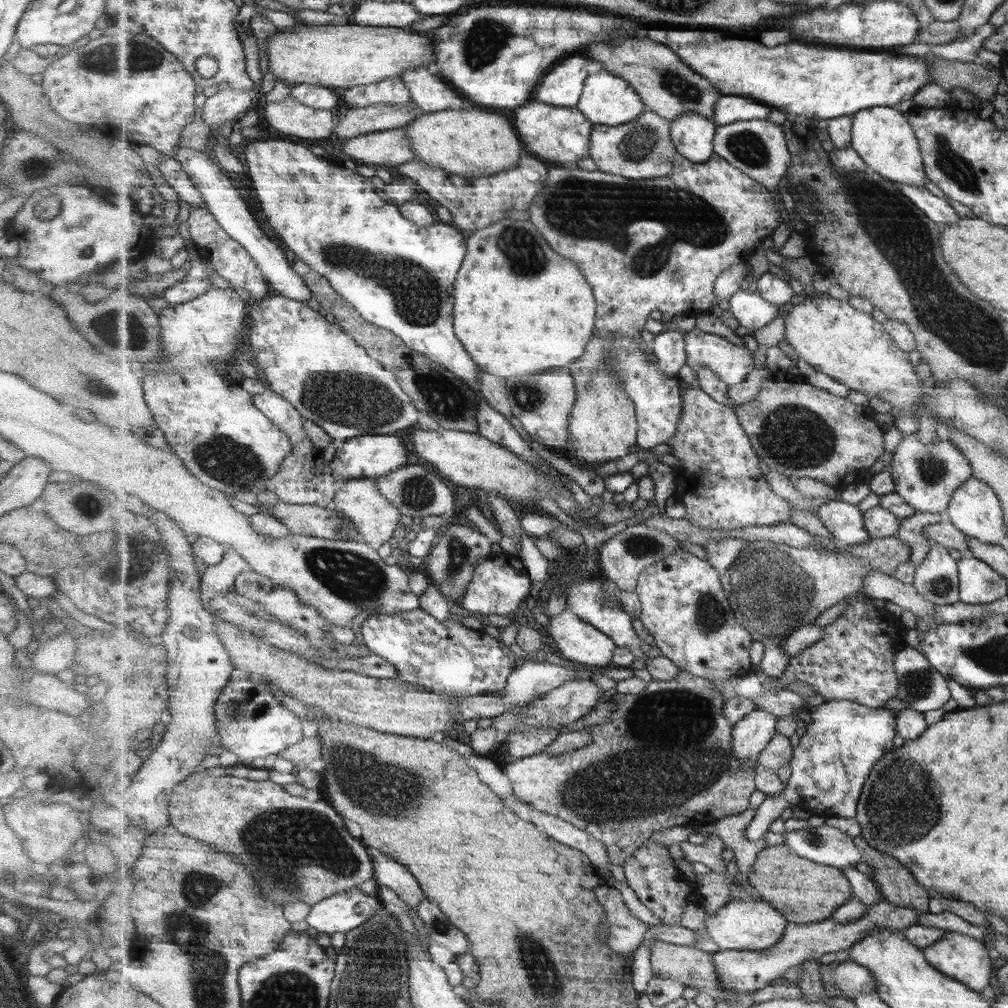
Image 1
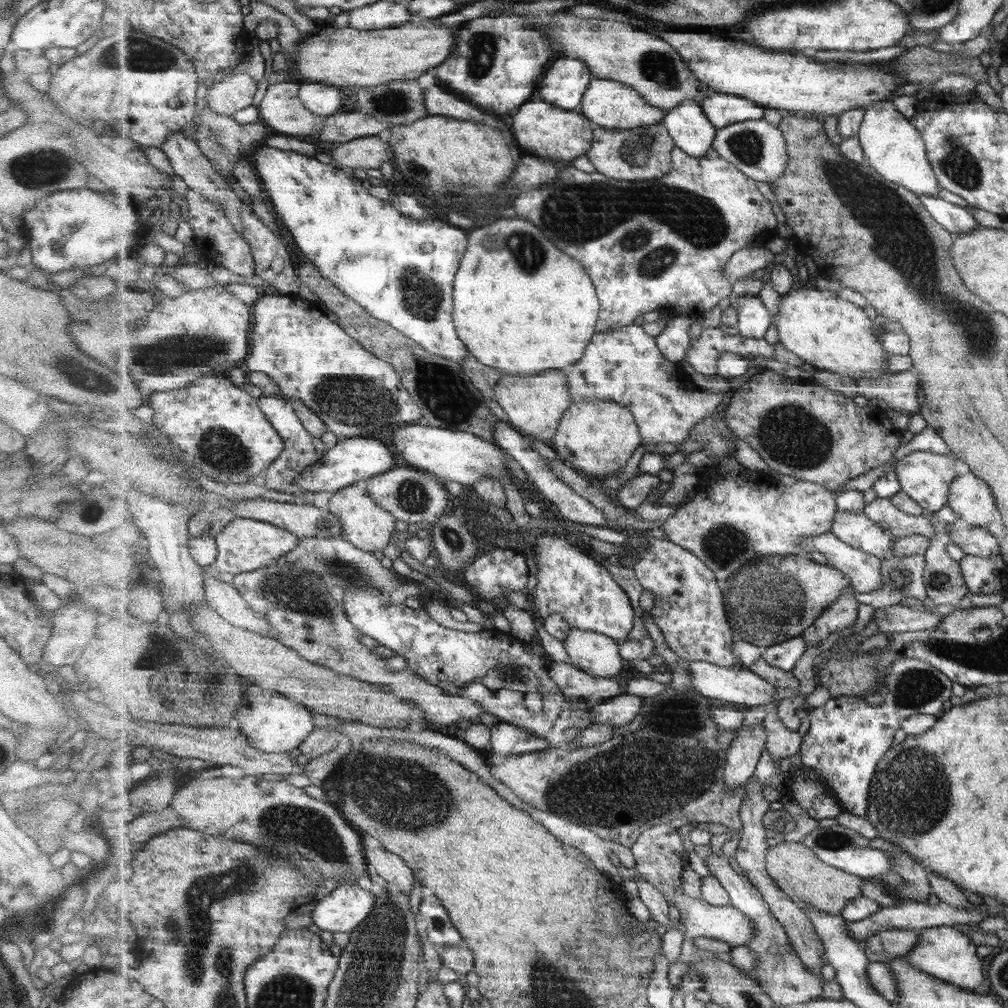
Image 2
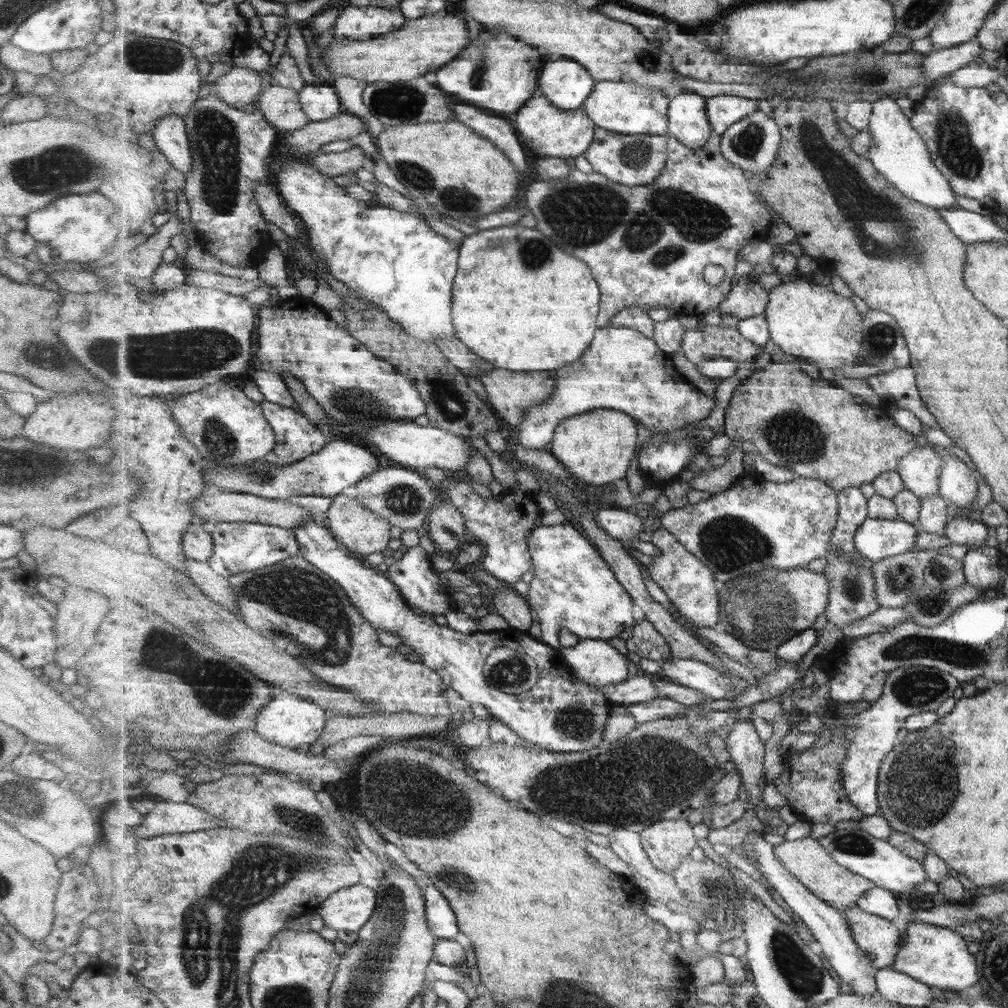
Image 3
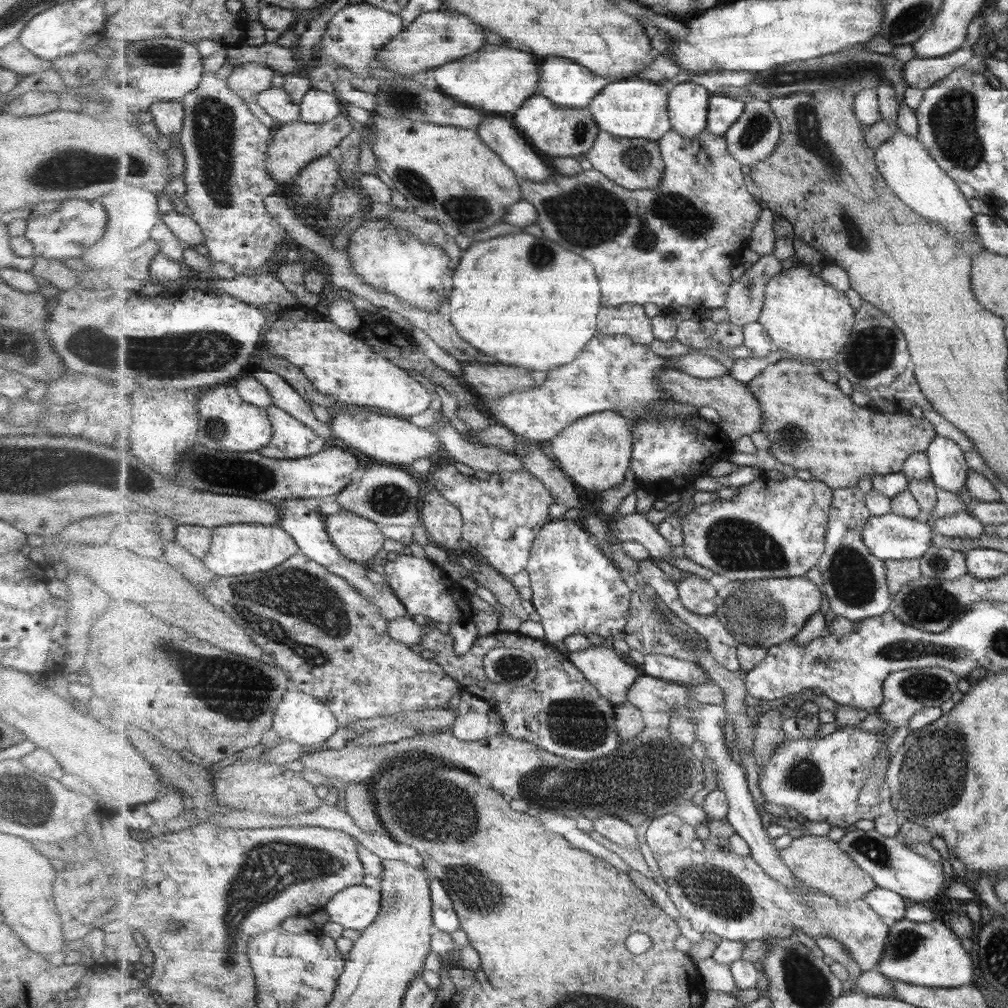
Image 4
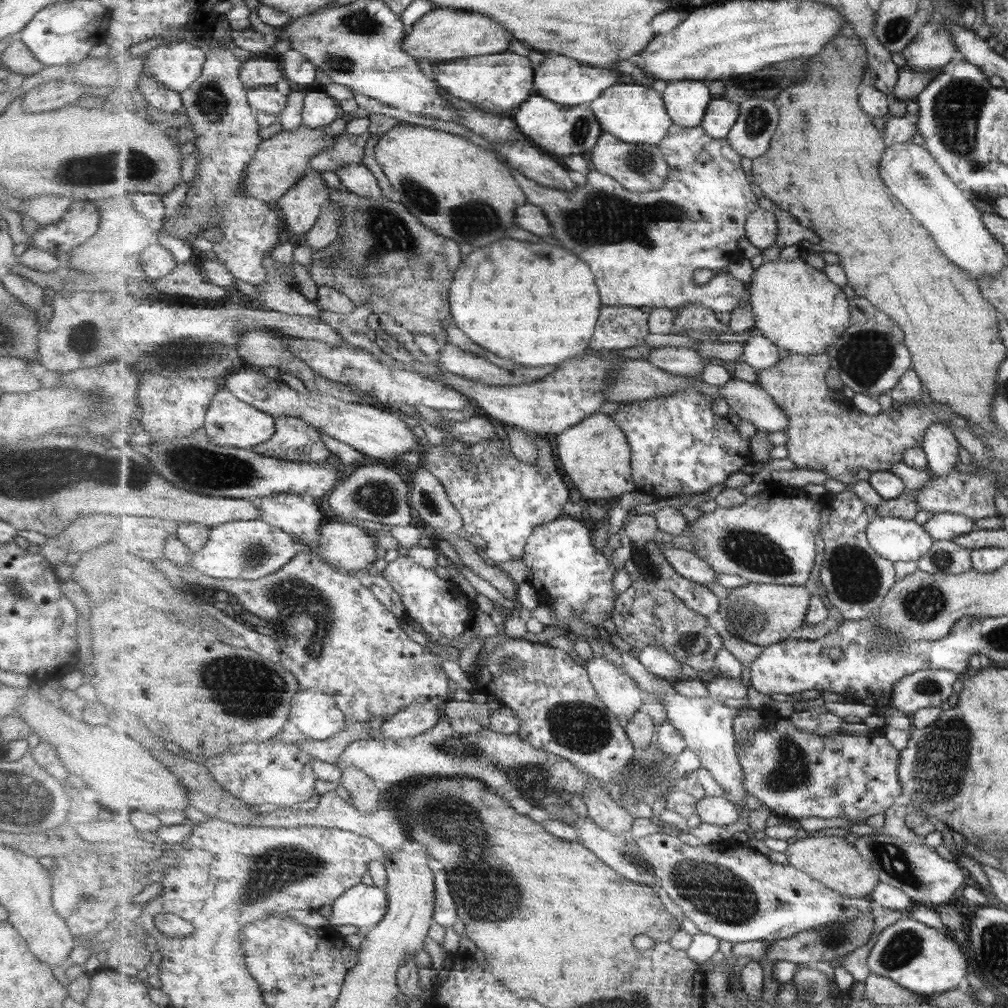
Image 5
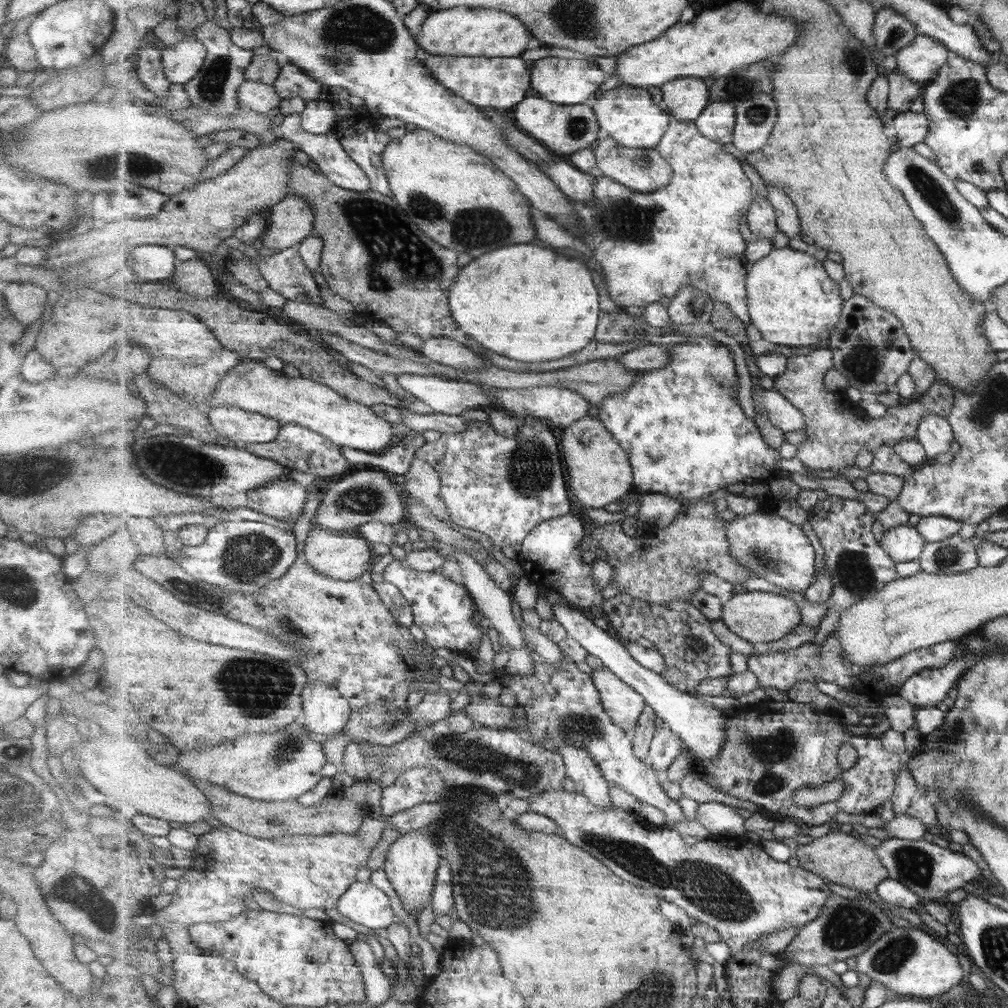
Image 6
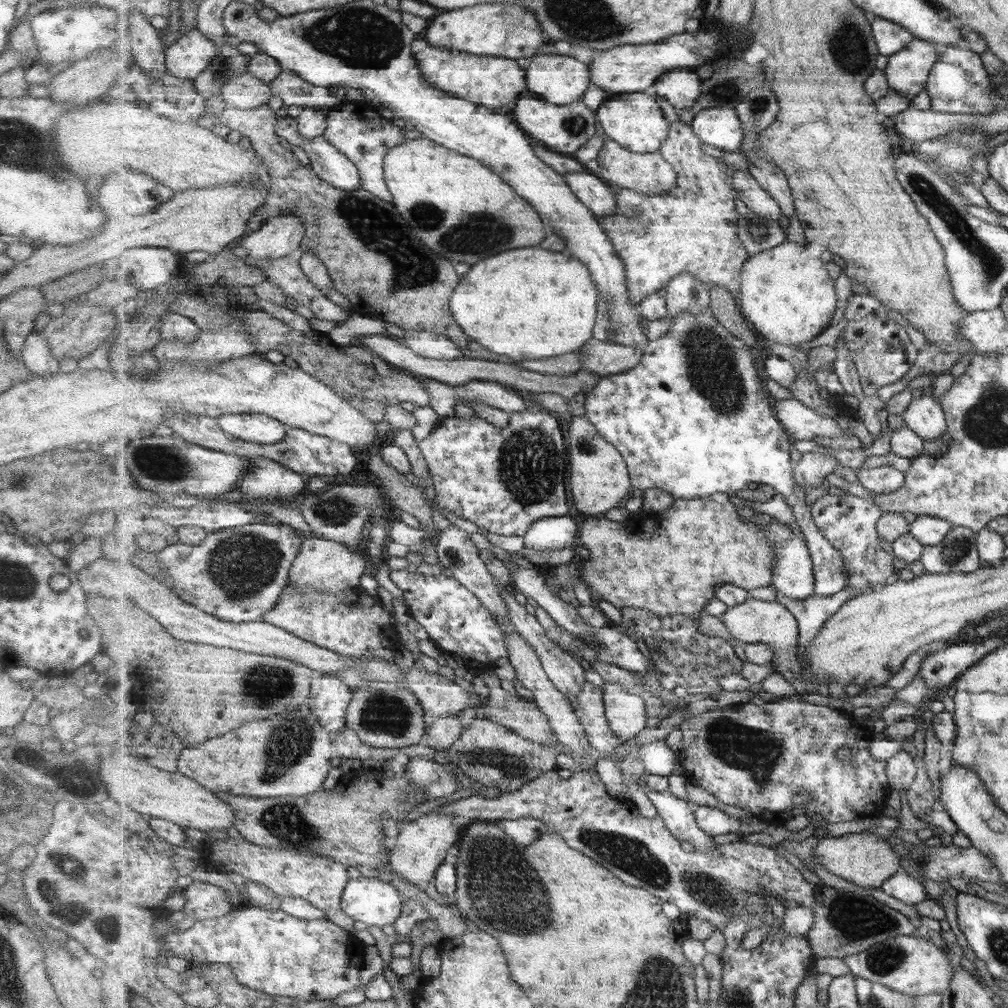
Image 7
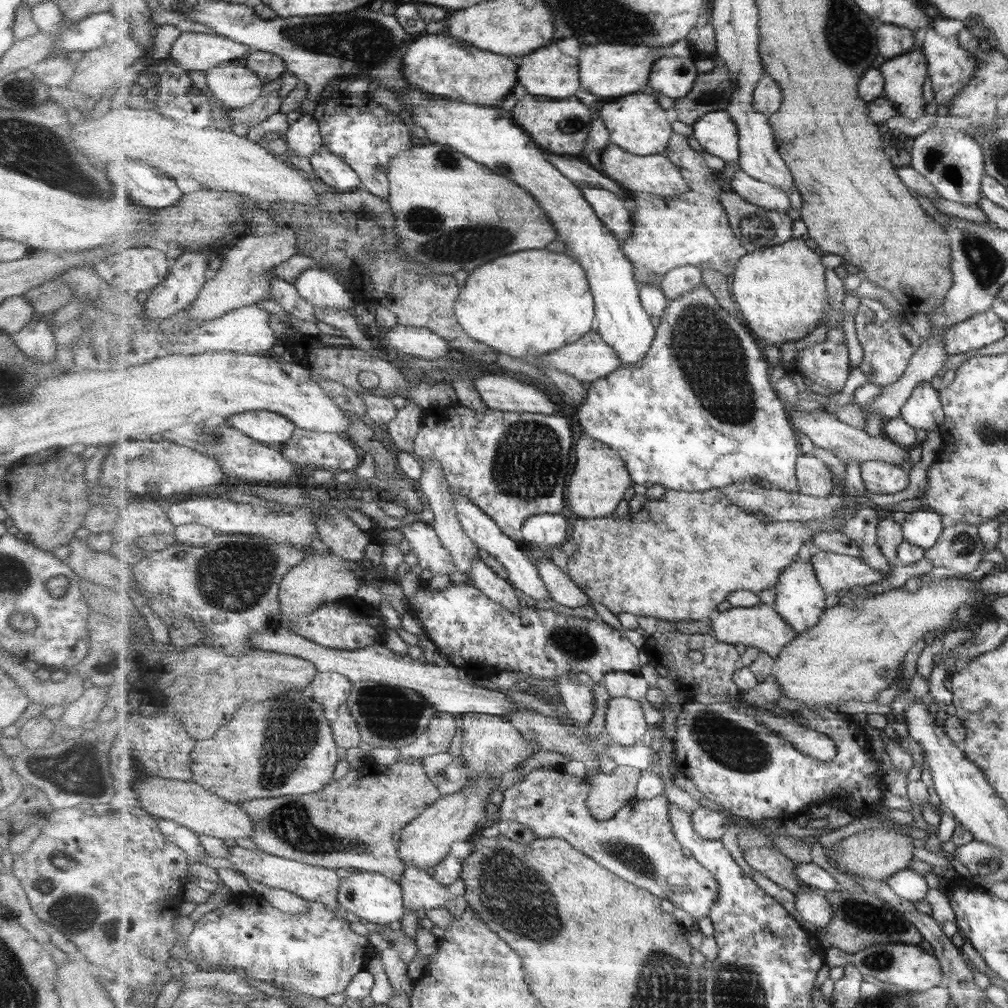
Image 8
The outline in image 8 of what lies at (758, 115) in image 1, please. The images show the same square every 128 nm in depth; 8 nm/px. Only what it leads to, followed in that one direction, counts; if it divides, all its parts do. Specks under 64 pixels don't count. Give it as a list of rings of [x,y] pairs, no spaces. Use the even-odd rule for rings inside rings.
[[[729,111],[704,114],[695,124],[693,137],[712,155],[726,162],[737,162],[740,154],[740,135],[737,123]]]

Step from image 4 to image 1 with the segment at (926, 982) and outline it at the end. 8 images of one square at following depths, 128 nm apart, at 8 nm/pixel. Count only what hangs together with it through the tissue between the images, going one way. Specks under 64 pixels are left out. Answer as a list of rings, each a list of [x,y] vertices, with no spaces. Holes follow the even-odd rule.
[[[947,932],[947,935],[941,941],[929,946],[923,950],[926,954],[927,960],[931,962],[934,967],[938,967],[945,974],[951,975],[959,982],[971,987],[971,990],[979,991],[985,990],[991,980],[993,980],[993,959],[989,956],[989,946],[982,940],[976,940],[971,936],[959,934],[957,932]]]

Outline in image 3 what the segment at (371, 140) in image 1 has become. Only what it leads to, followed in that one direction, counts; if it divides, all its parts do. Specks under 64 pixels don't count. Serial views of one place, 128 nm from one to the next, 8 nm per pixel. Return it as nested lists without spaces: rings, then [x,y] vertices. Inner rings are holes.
[[[358,145],[341,152],[316,153],[311,158],[314,164],[324,175],[347,175],[350,170],[359,170],[365,165],[365,150]]]

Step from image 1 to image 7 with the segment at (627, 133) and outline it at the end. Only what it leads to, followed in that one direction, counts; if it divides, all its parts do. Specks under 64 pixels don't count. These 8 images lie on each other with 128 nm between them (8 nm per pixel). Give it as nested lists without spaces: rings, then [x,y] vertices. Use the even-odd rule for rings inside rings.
[[[609,138],[599,151],[596,161],[600,166],[600,177],[613,187],[628,188],[648,195],[664,195],[672,191],[678,181],[675,167],[660,151],[639,154]]]

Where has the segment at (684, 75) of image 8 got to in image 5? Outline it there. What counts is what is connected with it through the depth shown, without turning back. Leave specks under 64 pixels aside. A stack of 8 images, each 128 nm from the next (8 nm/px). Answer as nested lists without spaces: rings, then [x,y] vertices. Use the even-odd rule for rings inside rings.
[[[696,80],[669,81],[662,95],[674,124],[690,128],[702,126],[710,102],[715,97],[709,92],[707,82]]]

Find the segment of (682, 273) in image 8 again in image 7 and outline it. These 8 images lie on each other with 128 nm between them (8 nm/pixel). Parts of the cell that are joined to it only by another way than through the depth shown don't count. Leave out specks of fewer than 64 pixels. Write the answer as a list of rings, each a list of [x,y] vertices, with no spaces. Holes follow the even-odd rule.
[[[690,272],[676,276],[663,292],[663,296],[672,318],[684,312],[699,314],[701,310],[710,309],[712,303],[708,286]]]

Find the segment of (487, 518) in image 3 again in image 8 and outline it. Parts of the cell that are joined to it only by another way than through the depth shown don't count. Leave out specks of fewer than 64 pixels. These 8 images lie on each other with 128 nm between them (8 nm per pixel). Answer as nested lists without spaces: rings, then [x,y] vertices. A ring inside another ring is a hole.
[[[455,403],[453,406],[431,406],[425,409],[422,414],[422,425],[418,435],[415,437],[415,452],[425,461],[437,461],[443,467],[445,479],[450,486],[453,496],[465,494],[469,496],[479,508],[485,511],[495,522],[504,530],[504,533],[510,537],[519,537],[526,520],[536,514],[562,514],[565,508],[565,484],[568,484],[567,474],[571,466],[571,450],[573,450],[573,428],[569,423],[568,415],[552,415],[539,413],[522,413],[522,412],[503,412],[500,410],[489,409],[485,412],[471,410],[470,407]]]

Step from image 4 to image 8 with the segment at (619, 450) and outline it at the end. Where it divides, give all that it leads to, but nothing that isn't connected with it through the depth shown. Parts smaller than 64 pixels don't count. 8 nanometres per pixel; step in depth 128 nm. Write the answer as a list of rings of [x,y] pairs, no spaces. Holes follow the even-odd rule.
[[[583,431],[575,444],[577,466],[575,476],[567,485],[567,506],[569,510],[583,518],[601,518],[615,513],[621,500],[625,500],[627,490],[635,486],[627,469],[625,460],[618,450],[607,446],[604,442],[593,438]]]

